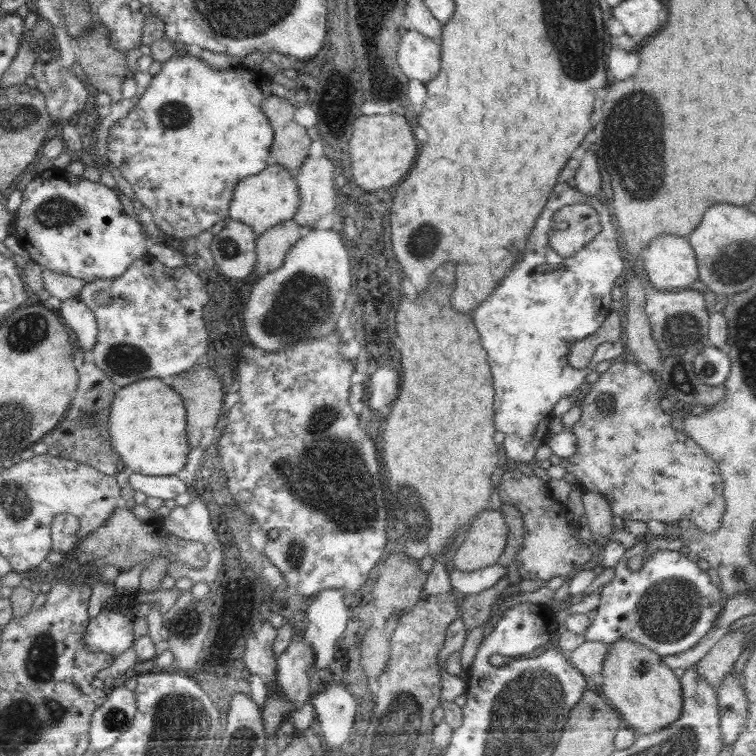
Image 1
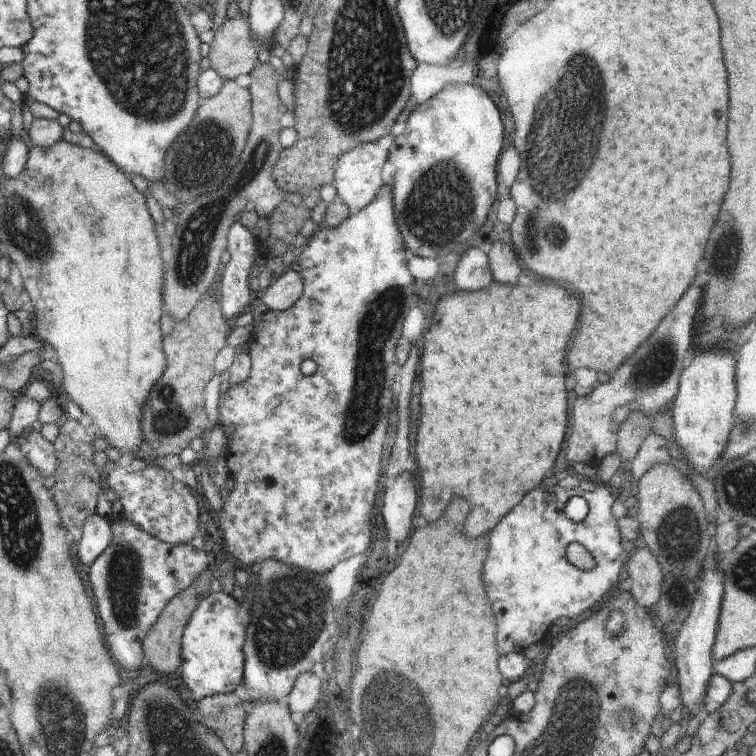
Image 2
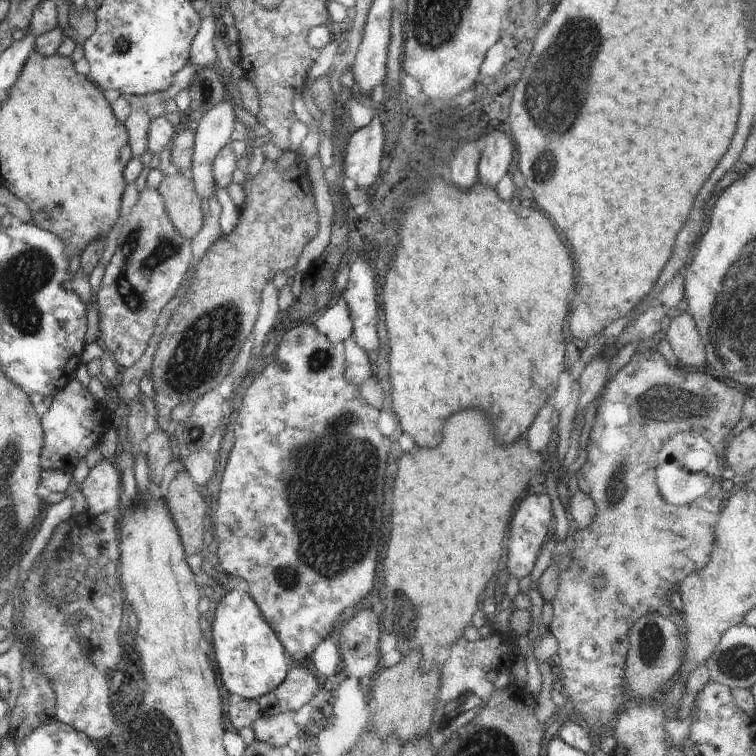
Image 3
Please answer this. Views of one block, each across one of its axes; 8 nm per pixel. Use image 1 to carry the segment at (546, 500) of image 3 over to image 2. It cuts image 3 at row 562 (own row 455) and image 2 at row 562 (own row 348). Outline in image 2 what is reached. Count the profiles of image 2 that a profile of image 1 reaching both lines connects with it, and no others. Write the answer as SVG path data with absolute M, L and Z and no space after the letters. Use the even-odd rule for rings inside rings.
M598 484L596 489L591 493L583 491L580 488L566 490L559 485L548 486L548 488L536 488L536 490L528 492L528 494L524 496L524 500L522 500L518 506L514 506L514 510L510 510L510 512L496 524L496 528L490 532L490 550L488 550L488 558L486 558L486 562L484 562L484 588L486 588L486 594L488 594L490 606L492 606L492 610L494 610L494 616L496 616L496 624L498 624L498 650L500 650L502 656L510 653L524 653L524 650L528 648L530 644L543 641L544 636L549 632L548 628L552 626L554 620L557 618L576 618L576 616L584 614L586 610L598 610L600 604L605 601L605 598L608 595L614 594L614 592L620 588L621 578L618 575L620 574L620 570L622 570L624 560L626 560L626 557L629 555L629 548L624 546L620 540L617 525L618 520L612 513L612 504L614 504L615 501L614 498L612 498L612 494L613 490L604 484ZM542 494L552 494L552 500L547 502ZM574 495L582 496L582 498L586 500L589 508L587 516L580 522L574 522L571 519L568 519L563 511L566 502ZM570 542L582 544L582 546L584 546L584 548L586 548L586 550L594 557L596 566L594 566L592 570L578 570L578 568L574 568L574 566L566 560L565 548Z

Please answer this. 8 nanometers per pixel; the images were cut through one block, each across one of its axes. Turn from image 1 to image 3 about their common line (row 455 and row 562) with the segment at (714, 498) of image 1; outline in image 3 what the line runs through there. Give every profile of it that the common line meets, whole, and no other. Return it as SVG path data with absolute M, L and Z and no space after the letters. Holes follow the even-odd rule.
M647 348L646 350L638 351L636 352L630 362L628 362L624 367L622 367L620 370L618 370L615 374L613 374L612 378L606 382L606 386L604 386L600 396L598 396L598 401L599 405L597 408L595 420L594 420L594 426L592 427L590 433L589 433L589 438L588 438L588 444L587 444L587 449L586 449L586 461L582 468L579 470L579 475L575 478L574 480L574 486L577 487L577 489L580 492L583 492L586 494L586 496L590 496L592 500L594 501L595 507L596 507L596 516L594 520L591 522L591 525L588 526L588 528L585 529L573 529L571 532L571 542L572 545L574 546L574 551L572 552L573 554L573 562L570 564L570 568L568 570L558 570L558 590L556 592L555 598L552 601L553 604L553 616L552 616L552 622L550 622L550 627L549 631L554 635L554 638L558 640L558 653L556 655L556 658L554 659L555 662L555 673L557 675L557 680L561 683L561 686L564 686L564 690L568 692L567 700L568 700L568 710L566 712L566 716L569 718L572 718L573 720L576 720L579 724L584 726L588 732L590 732L591 735L593 734L599 734L600 736L603 735L610 735L612 734L612 730L614 728L614 718L616 717L616 712L622 711L623 707L626 706L626 704L630 701L628 698L628 690L626 690L626 680L624 680L624 664L626 664L626 654L628 652L629 648L629 630L632 628L632 625L636 620L639 618L642 618L642 616L646 616L646 614L652 614L654 610L658 610L658 606L662 606L662 602L667 602L668 600L662 600L666 594L668 594L668 590L674 586L674 584L678 584L678 582L682 582L690 572L698 572L698 570L702 570L704 566L708 566L708 562L710 562L710 550L712 550L712 546L714 546L714 526L716 526L716 520L718 520L718 514L720 514L720 510L722 510L722 500L726 499L726 496L724 496L724 492L722 492L722 488L720 488L721 480L722 480L722 472L724 471L724 468L726 464L724 463L724 456L725 456L725 446L726 446L726 436L732 431L732 429L742 420L744 417L742 414L742 406L744 406L744 399L746 397L746 394L742 388L728 382L727 380L722 380L721 378L718 378L715 376L713 373L710 373L706 368L703 369L687 369L686 367L681 366L678 364L677 366L672 366L668 363L668 361L658 352L656 348ZM692 466L696 468L696 470L692 470ZM656 480L658 480L658 486L656 486ZM714 480L716 480L716 486L712 486L714 484ZM710 486L712 486L712 490L710 490ZM660 488L660 490L658 490ZM662 492L662 494L660 494ZM708 492L708 494L706 494ZM620 494L620 498L612 498L612 496L618 496ZM706 494L706 496L704 496ZM700 496L704 496L704 498L700 498ZM664 498L668 500L668 502L664 502ZM696 498L700 498L700 502L692 502L692 500L696 500ZM686 502L692 502L692 506L672 506L672 504L686 504ZM596 576L600 576L600 578L604 578L604 586L600 588L600 590L596 590L594 586L592 586L592 580L596 578Z

